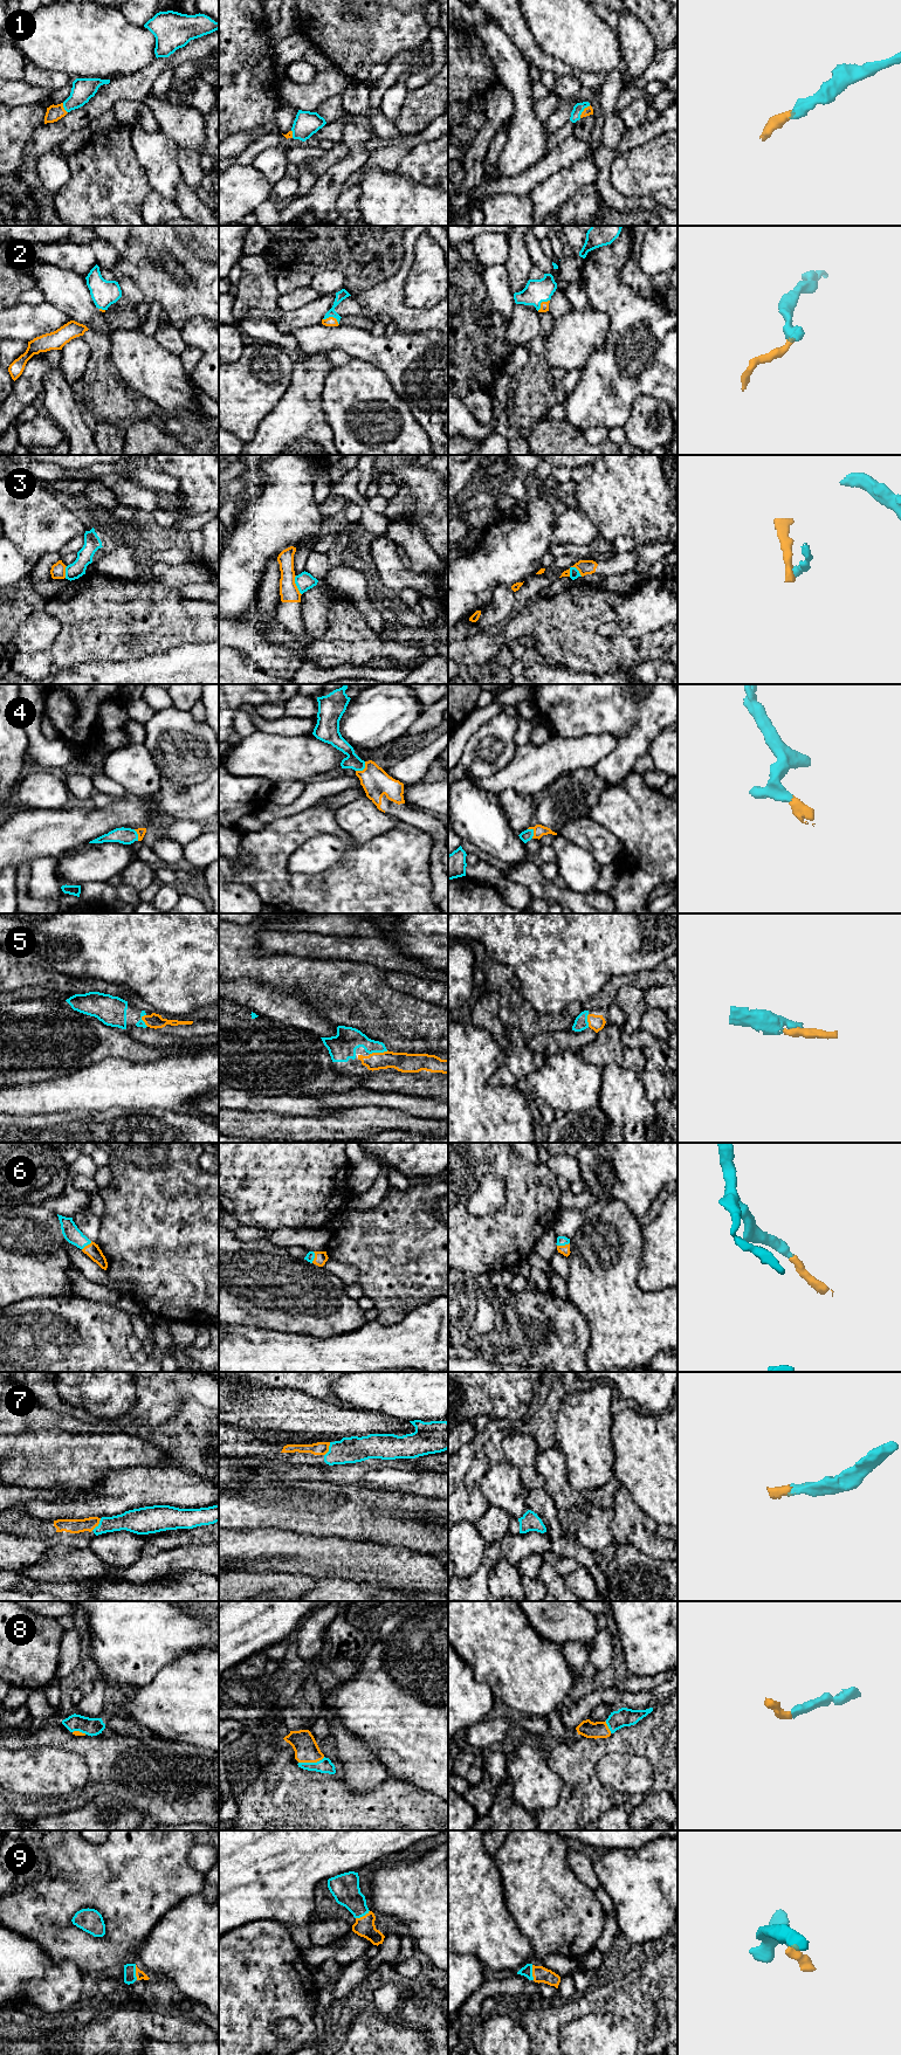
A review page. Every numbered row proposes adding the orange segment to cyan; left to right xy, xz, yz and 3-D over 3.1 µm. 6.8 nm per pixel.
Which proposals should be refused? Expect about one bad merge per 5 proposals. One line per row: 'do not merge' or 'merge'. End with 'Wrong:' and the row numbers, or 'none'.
1: merge
2: merge
3: do not merge
4: merge
5: merge
6: merge
7: merge
8: merge
9: merge
Wrong: 3

